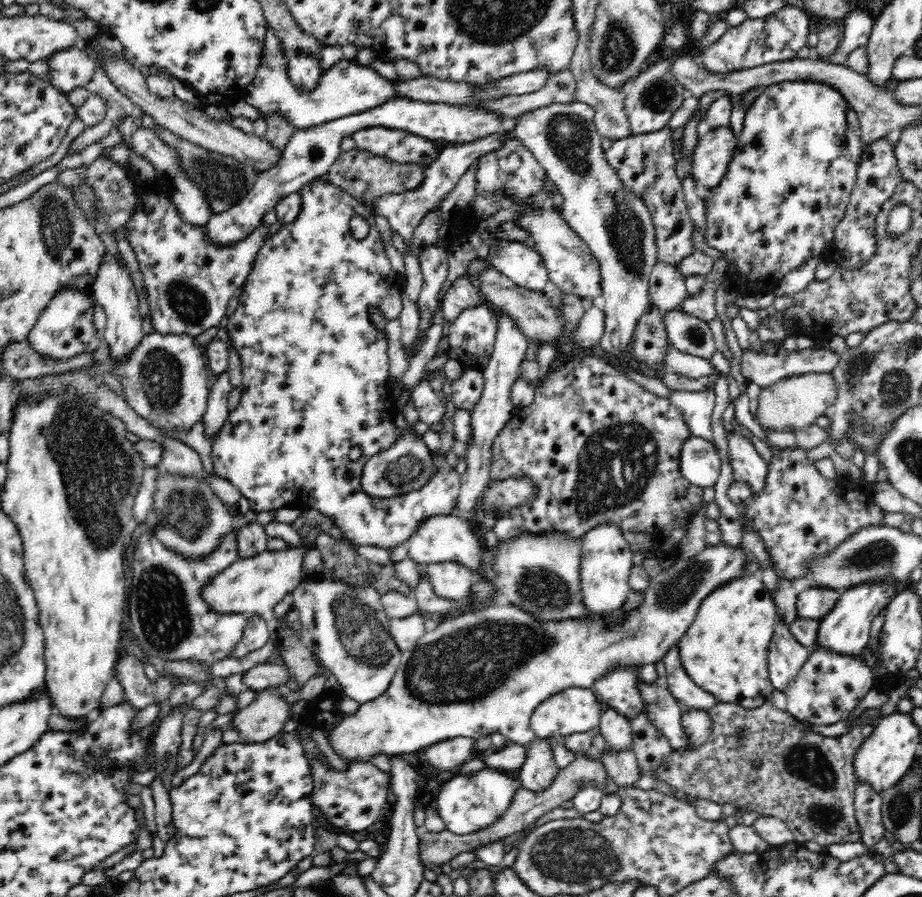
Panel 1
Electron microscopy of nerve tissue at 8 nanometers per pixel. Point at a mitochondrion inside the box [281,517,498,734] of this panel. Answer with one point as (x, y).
(362, 634)

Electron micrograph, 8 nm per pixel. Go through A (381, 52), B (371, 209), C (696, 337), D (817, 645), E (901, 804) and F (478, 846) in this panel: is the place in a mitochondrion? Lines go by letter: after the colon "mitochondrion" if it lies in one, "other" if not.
A: other
B: other
C: mitochondrion
D: other
E: mitochondrion
F: other

